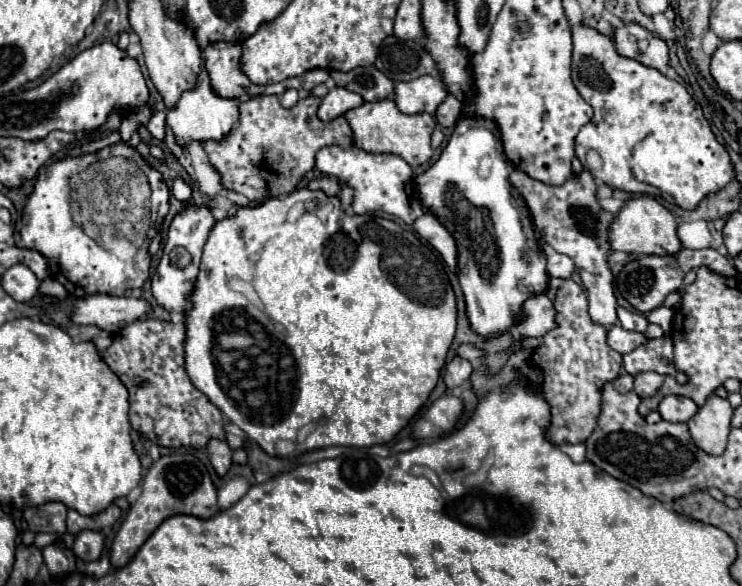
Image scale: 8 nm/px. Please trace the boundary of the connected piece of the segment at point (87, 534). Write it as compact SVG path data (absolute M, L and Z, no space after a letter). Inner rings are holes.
M83 530L77 534L75 544L73 544L73 554L85 562L93 562L101 556L103 550L103 536L101 532L93 530Z

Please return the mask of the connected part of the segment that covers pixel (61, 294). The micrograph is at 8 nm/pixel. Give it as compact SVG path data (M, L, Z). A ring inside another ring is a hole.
M53 277L46 278L41 282L39 292L42 292L42 295L51 295L58 298L64 298L68 295L65 287Z

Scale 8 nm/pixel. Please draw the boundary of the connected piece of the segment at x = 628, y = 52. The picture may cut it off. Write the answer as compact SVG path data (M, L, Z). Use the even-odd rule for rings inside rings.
M635 22L615 28L613 42L617 52L625 58L633 58L659 72L665 72L669 66L667 44L661 38L651 36L643 26Z

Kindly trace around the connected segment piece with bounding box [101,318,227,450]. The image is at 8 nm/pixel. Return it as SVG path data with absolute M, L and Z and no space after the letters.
M135 320L113 336L113 344L101 354L101 358L129 390L129 422L141 438L165 448L193 446L195 450L203 450L211 438L225 440L227 420L221 410L193 386L185 372L185 332L187 326L183 320Z

